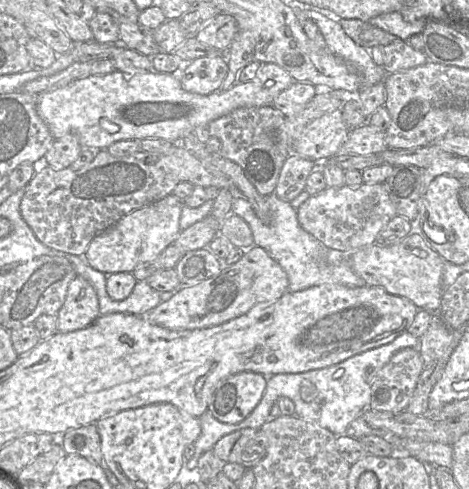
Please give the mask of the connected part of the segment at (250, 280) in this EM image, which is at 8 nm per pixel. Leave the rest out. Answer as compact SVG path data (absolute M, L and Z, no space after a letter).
M255 244L247 249L243 257L236 263L227 265L223 261L223 264L219 275L194 286L180 288L180 291L171 299L160 302L158 306L148 312L145 315L146 319L152 324L172 330L208 328L245 314L256 304L276 300L288 291L289 280L284 269L265 249Z

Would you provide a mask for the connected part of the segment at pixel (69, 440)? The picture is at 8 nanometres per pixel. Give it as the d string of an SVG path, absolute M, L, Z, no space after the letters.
M96 423L67 430L63 434L61 446L67 455L79 455L99 466L103 464L101 439Z

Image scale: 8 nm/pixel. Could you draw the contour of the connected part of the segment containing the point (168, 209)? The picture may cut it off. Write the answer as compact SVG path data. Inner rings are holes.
M170 194L124 216L115 225L93 238L83 256L85 261L106 275L133 272L139 264L154 260L174 243L181 232L182 206L183 202Z

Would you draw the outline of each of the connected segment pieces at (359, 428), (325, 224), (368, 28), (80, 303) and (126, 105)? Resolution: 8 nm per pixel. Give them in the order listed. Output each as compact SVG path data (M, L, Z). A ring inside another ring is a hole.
M404 332L392 342L354 355L333 366L310 370L301 373L281 373L267 377L267 385L262 399L251 414L238 424L226 424L214 418L212 413L205 411L200 417L201 434L193 443L194 456L188 461L189 469L197 466L200 456L225 435L244 428L261 428L270 419L273 404L280 397L291 399L295 405L295 415L299 418L316 423L328 429L334 435L348 435L357 439L366 435L388 437L385 431L371 428L365 419L360 416L369 409L371 400L371 385L380 369L389 362L391 357L403 348L419 349L420 338L409 332Z
M363 183L357 187L326 187L322 192L310 196L297 209L298 222L305 231L327 247L342 253L352 253L374 244L396 215L384 183Z
M341 18L339 24L341 25L345 33L357 45L363 48L385 46L396 40L402 40L393 34L390 34L378 27L373 26L368 21Z
M77 275L69 284L64 304L57 313L57 330L73 332L83 329L99 316L99 300L94 287Z
M262 63L257 75L250 81L238 83L226 91L215 91L201 95L183 90L180 74L160 73L154 70L137 73L124 73L114 70L108 74L89 75L73 80L67 85L38 94L37 112L47 124L54 139L65 135L76 135L82 148L107 149L120 140L142 140L144 138L162 138L174 144L194 133L196 127L224 116L240 107L272 106L274 99L294 81L288 72L274 63ZM273 80L271 87L266 82Z

